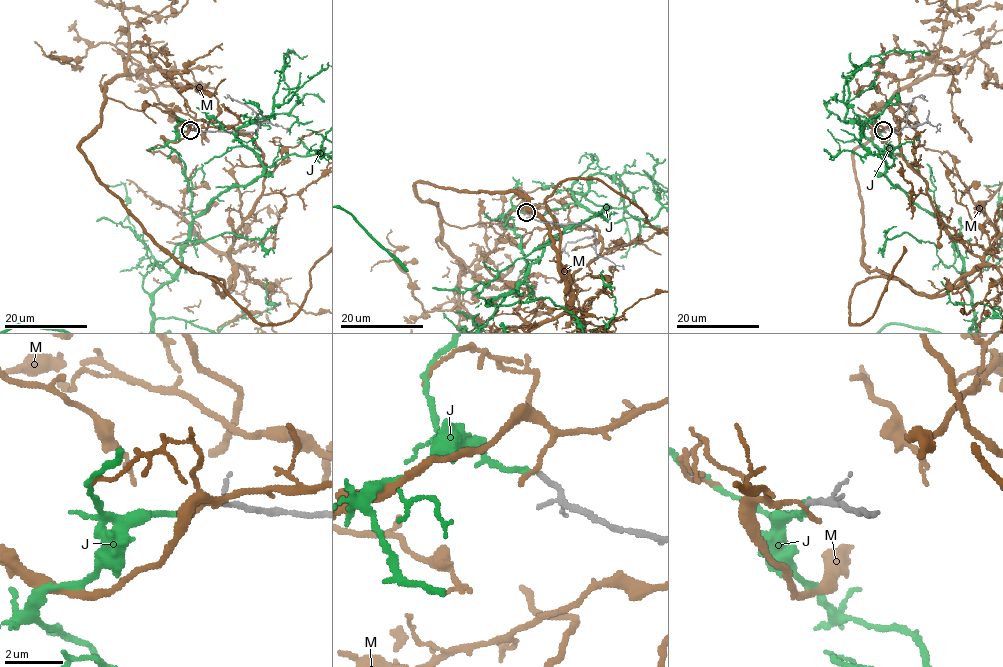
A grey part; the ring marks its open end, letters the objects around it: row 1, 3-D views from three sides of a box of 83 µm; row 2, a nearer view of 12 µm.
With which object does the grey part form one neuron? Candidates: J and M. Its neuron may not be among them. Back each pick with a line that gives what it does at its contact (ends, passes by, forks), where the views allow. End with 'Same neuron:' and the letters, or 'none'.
J: it ends
Same neuron: J

